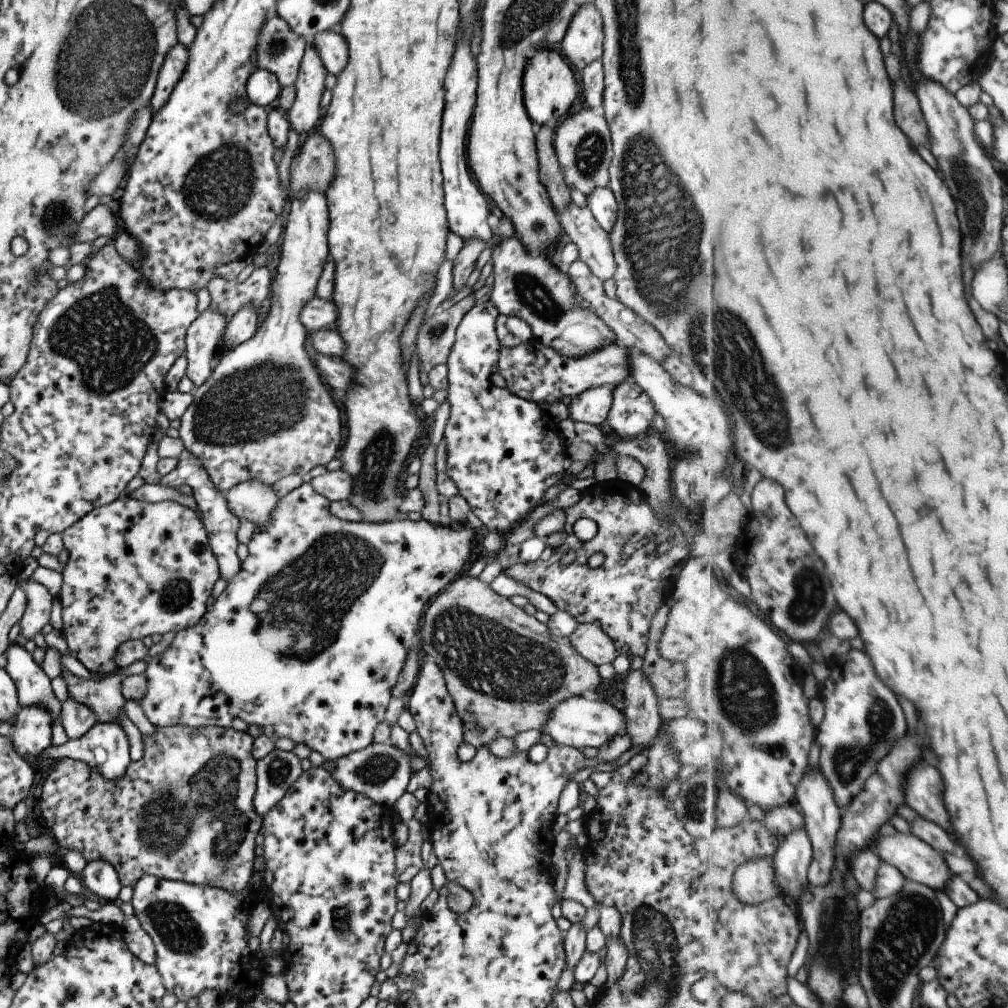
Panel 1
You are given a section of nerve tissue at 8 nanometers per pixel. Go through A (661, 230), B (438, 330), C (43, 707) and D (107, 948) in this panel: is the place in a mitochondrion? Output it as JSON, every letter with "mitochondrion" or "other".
{"A":"mitochondrion","B":"mitochondrion","C":"other","D":"other"}

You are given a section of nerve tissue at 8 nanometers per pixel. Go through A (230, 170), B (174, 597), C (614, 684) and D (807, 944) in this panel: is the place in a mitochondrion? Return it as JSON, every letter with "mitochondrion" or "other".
{"A":"mitochondrion","B":"mitochondrion","C":"other","D":"other"}

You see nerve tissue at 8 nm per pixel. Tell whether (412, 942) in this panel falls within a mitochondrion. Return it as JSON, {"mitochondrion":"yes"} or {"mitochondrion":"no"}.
{"mitochondrion":"no"}

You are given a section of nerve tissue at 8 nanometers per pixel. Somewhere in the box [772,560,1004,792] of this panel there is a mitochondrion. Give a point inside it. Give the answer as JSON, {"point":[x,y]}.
{"point":[847,759]}

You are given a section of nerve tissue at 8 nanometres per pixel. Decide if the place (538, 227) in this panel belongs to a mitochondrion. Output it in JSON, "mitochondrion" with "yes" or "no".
{"mitochondrion":"no"}

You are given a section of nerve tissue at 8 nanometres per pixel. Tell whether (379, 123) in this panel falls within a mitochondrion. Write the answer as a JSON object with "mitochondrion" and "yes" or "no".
{"mitochondrion":"yes"}

